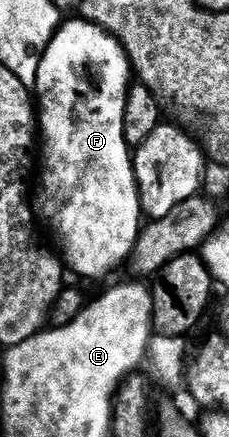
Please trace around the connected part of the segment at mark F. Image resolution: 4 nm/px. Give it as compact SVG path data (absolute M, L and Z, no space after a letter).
M74 19L71 23L68 23L68 21L63 22L42 59L44 79L45 83L46 81L47 83L46 100L40 103L40 131L44 136L44 163L46 155L47 167L46 172L44 172L44 167L40 175L40 183L42 179L42 192L40 192L39 195L37 192L36 203L40 208L41 218L43 215L43 217L58 230L58 235L62 238L62 247L66 250L64 259L68 264L69 270L73 272L73 274L75 271L76 274L83 275L86 279L102 279L105 275L112 274L133 251L135 254L136 248L140 243L140 236L144 231L144 224L142 225L144 210L138 172L135 170L135 156L132 154L132 146L129 140L126 139L127 96L130 94L132 88L132 80L130 81L130 73L132 75L131 61L129 56L126 55L125 48L119 43L118 39L107 32L105 28L98 26L97 23L87 21L86 19L85 21L82 19Z

